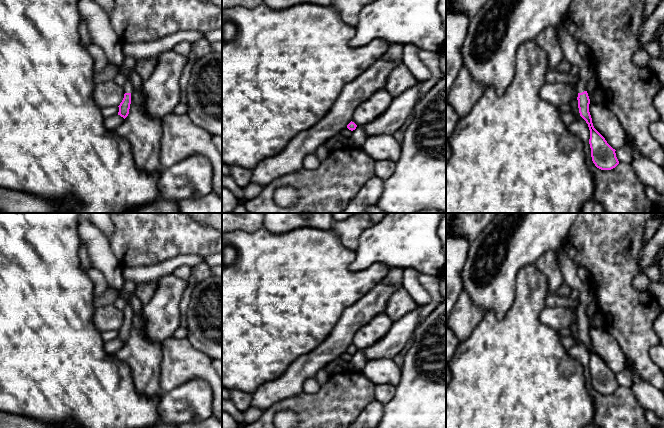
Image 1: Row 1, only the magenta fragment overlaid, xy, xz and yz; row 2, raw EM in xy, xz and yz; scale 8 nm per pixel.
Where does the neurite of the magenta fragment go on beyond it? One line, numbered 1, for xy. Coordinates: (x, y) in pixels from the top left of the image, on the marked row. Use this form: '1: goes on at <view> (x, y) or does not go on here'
1: goes on at xy (128, 66)

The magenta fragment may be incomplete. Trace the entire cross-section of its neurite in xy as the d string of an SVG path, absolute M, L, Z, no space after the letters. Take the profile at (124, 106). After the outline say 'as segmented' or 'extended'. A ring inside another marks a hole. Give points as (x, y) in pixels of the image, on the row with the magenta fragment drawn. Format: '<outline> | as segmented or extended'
M130 56L124 57L123 65L119 68L119 72L122 73L126 78L127 81L123 86L124 89L124 98L120 103L118 115L123 117L124 119L129 114L130 104L131 104L131 93L133 92L133 86L130 80L130 73L134 71L136 64L136 60Z | extended

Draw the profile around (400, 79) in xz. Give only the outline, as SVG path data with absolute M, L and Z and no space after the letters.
M401 63L388 75L385 89L395 98L407 89L413 87L416 82L408 68Z

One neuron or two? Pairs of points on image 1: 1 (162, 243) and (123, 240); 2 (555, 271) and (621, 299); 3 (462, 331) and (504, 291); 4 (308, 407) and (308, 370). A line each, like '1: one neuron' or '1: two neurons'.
1: one neuron
2: two neurons
3: two neurons
4: two neurons

